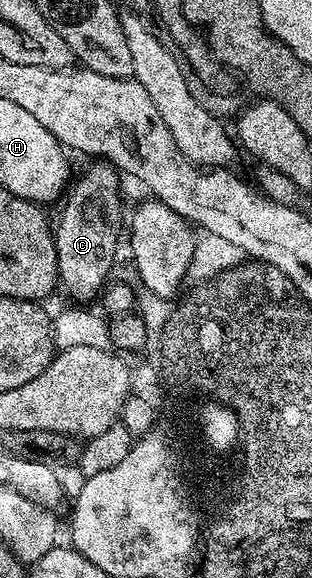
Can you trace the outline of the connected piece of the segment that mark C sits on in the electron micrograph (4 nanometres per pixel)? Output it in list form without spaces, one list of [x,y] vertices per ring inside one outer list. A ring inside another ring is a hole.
[[[97,159],[92,164],[78,181],[76,178],[72,182],[64,198],[61,222],[55,225],[57,276],[63,289],[65,285],[77,303],[89,303],[85,301],[91,300],[97,292],[98,296],[110,280],[113,256],[117,253],[117,228],[121,225],[122,174],[111,161]]]

